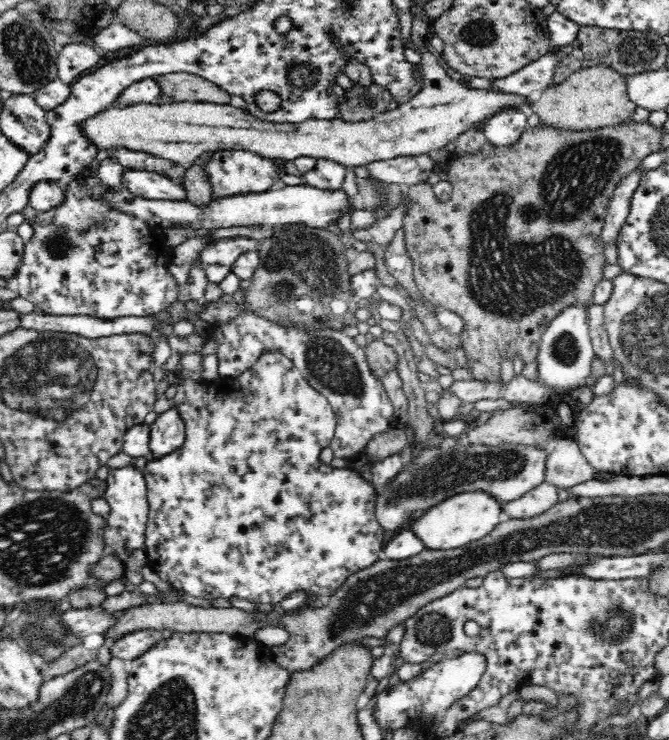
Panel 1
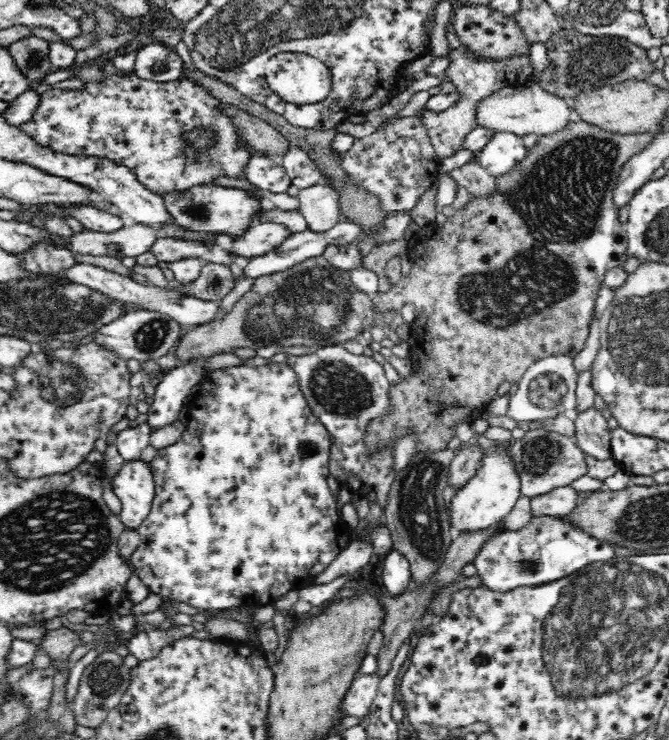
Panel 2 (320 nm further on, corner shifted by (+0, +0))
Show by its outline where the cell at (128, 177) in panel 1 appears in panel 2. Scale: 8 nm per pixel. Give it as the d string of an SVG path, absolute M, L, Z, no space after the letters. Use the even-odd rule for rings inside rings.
M210 182L162 193L166 211L172 216L173 223L183 228L217 233L231 238L241 235L253 223L252 218L262 210L260 200L250 196L248 192L218 185Z

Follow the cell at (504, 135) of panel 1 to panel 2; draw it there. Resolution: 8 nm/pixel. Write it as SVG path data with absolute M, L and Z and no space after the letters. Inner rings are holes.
M494 132L488 144L477 153L475 160L484 165L488 172L499 177L508 172L528 154L523 139L514 133Z

